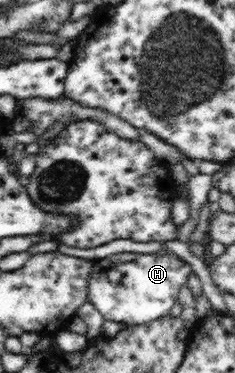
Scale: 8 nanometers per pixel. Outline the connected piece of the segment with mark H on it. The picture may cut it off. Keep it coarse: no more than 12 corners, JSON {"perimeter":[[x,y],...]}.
{"perimeter":[[174,253],[94,261],[87,302],[122,325],[170,313],[191,272]]}

